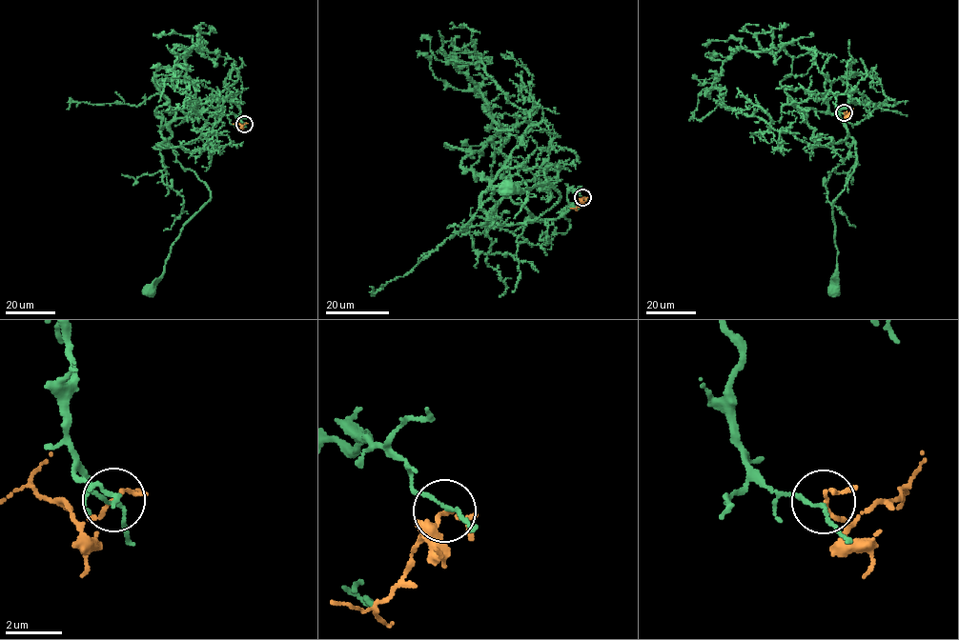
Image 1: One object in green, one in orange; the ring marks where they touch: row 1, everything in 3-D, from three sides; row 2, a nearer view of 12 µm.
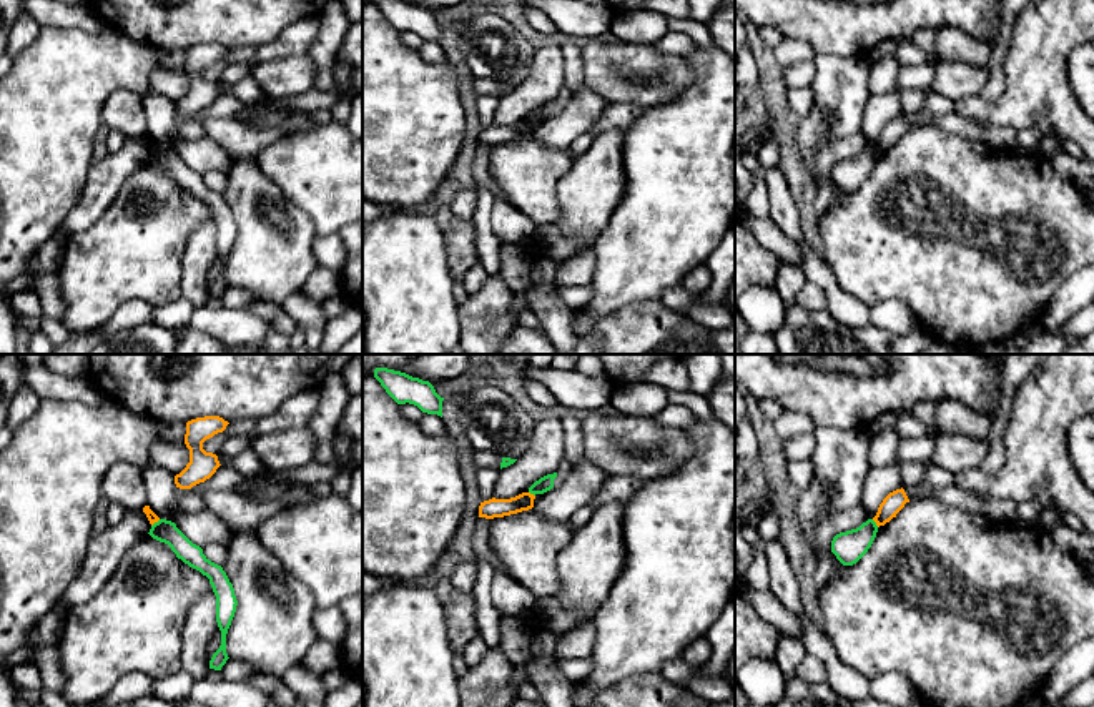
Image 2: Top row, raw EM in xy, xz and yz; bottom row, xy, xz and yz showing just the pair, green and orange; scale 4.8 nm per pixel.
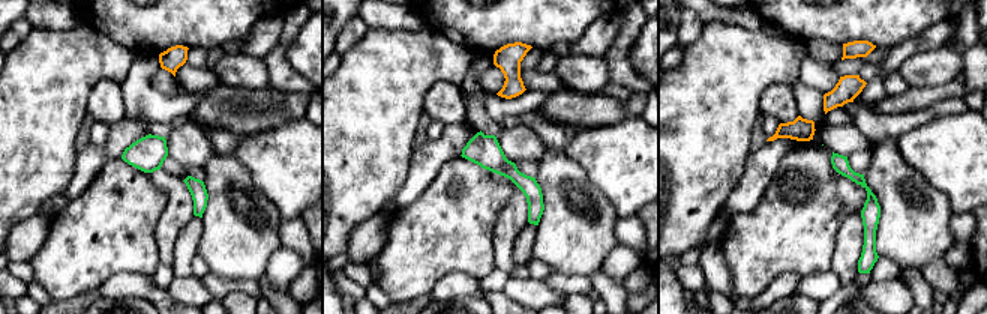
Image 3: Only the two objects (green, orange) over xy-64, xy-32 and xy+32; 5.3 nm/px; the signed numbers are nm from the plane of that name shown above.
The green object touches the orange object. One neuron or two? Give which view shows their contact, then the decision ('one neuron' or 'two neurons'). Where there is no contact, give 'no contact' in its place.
xy | two neurons

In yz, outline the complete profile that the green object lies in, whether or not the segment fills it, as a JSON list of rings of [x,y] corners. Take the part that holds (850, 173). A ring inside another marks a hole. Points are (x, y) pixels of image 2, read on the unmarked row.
[[[868,146],[856,156],[836,161],[831,168],[831,180],[843,193],[853,193],[868,180],[876,160],[876,150]]]

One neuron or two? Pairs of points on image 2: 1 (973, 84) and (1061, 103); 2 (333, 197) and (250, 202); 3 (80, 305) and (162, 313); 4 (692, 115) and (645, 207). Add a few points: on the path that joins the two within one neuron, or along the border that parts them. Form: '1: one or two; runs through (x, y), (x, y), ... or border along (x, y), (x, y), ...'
1: two; border along (978, 93), (966, 95), (955, 103)
2: two; border along (261, 172), (308, 217), (315, 228)
3: two; border along (180, 296), (155, 308)
4: one; runs through (690, 138), (679, 157), (679, 173), (669, 183)

